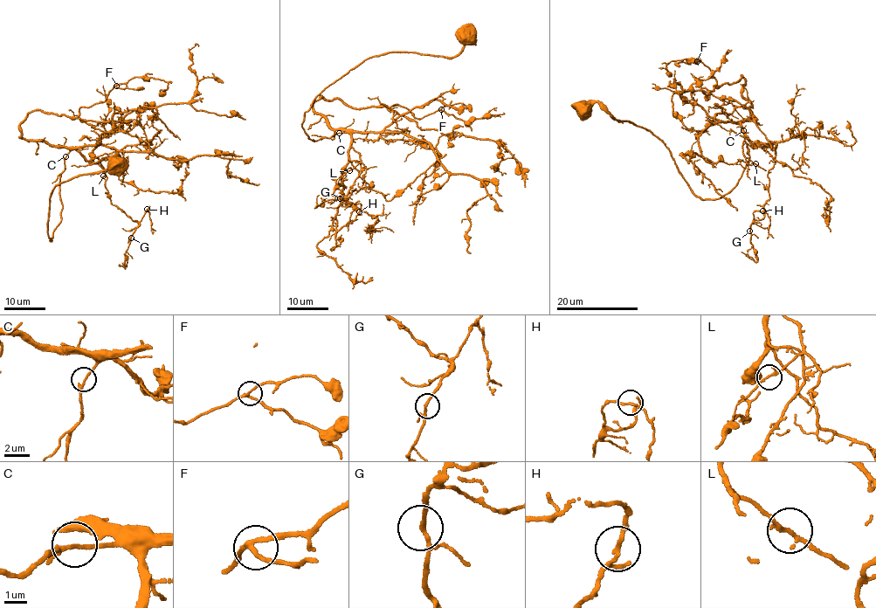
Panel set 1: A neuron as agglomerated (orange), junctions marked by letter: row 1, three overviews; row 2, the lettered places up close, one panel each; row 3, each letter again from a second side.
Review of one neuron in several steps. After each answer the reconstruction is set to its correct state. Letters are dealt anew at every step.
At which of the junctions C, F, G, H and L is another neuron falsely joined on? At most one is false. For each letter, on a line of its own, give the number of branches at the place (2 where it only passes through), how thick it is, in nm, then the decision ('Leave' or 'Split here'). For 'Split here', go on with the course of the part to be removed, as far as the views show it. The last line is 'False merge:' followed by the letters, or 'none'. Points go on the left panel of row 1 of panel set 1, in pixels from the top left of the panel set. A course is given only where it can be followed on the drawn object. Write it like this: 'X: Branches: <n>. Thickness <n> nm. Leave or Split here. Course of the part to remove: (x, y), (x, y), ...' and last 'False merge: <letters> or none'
C: Branches: 3. Thickness 150 nm. Leave
F: Branches: 3. Thickness 170 nm. Leave
G: Branches: 3. Thickness 150 nm. Leave
H: Branches: 3. Thickness 130 nm. Leave
L: Branches: 3. Thickness 150 nm. Leave
False merge: none

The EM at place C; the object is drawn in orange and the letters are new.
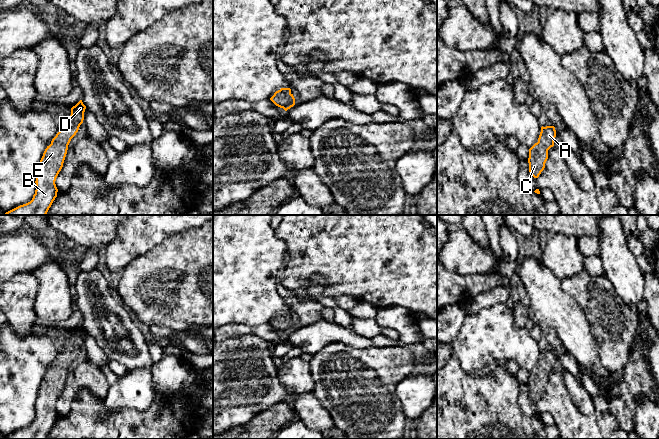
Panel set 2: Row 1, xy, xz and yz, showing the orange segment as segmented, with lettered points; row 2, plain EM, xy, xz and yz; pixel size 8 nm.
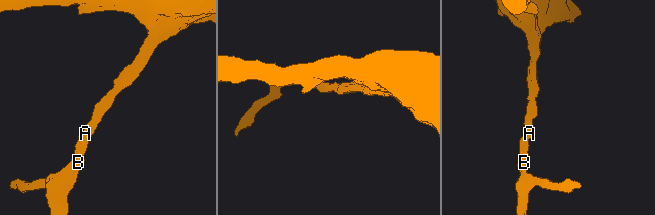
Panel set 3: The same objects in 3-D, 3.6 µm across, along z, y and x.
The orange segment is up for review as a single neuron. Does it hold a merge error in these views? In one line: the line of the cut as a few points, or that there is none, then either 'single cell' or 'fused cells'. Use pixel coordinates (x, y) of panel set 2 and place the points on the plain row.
no cut; single cell

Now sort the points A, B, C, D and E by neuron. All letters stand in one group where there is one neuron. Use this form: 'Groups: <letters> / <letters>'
Groups: A B C D E

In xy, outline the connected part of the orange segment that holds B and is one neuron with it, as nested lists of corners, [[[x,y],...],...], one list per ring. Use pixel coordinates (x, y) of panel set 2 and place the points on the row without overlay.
[[[80,324],[71,332],[71,339],[60,349],[59,356],[45,373],[36,400],[36,414],[30,426],[4,439],[46,439],[57,421],[56,402],[63,391],[68,369],[84,344],[86,330]]]

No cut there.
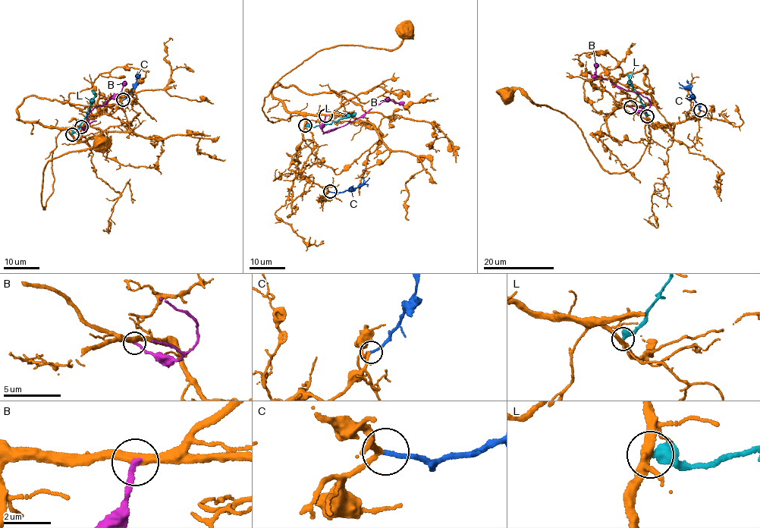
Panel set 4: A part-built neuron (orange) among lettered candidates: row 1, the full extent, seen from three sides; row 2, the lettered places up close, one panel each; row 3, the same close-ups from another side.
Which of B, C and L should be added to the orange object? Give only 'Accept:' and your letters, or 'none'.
Accept: C

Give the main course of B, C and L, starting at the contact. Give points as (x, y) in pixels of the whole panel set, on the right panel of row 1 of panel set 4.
B: (630, 107), (644, 112), (650, 106), (650, 102), (638, 93), (628, 92), (607, 80), (596, 76), (595, 63)
C: (700, 110), (689, 81)
L: (647, 115), (629, 79), (632, 73)

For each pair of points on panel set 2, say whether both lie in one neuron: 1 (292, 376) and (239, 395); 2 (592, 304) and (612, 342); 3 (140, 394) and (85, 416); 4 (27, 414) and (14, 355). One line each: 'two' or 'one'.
1: two
2: one
3: two
4: one

